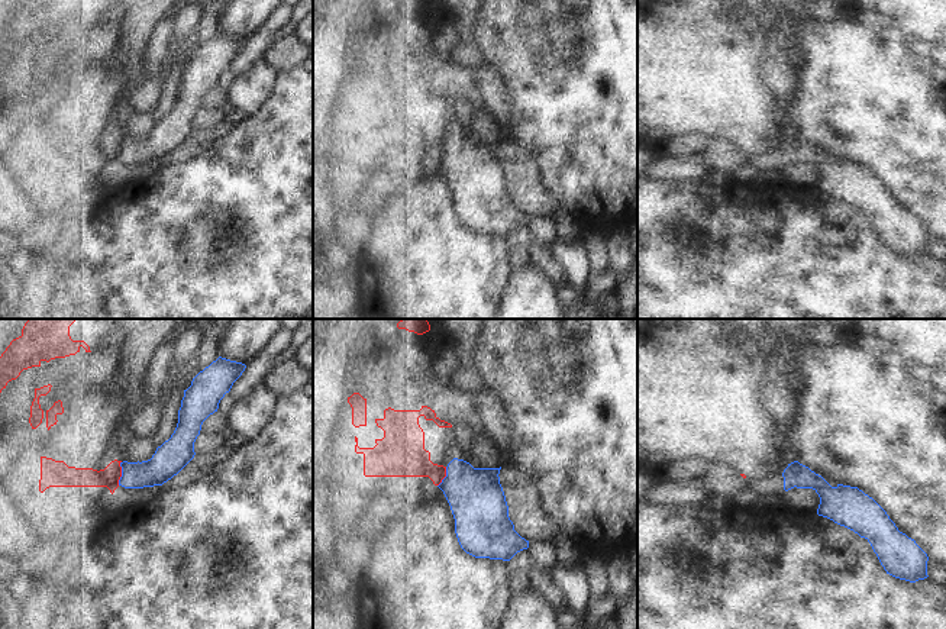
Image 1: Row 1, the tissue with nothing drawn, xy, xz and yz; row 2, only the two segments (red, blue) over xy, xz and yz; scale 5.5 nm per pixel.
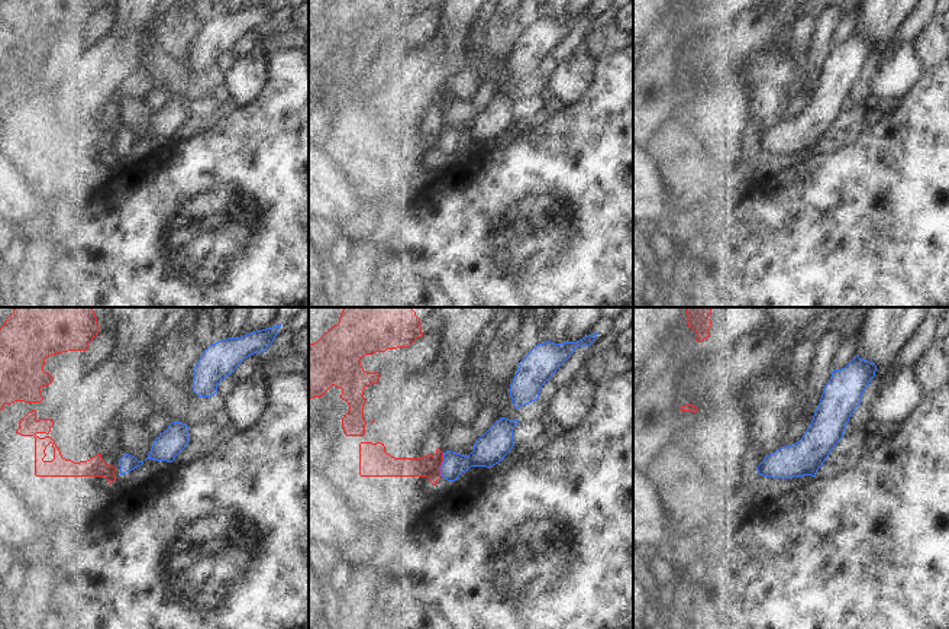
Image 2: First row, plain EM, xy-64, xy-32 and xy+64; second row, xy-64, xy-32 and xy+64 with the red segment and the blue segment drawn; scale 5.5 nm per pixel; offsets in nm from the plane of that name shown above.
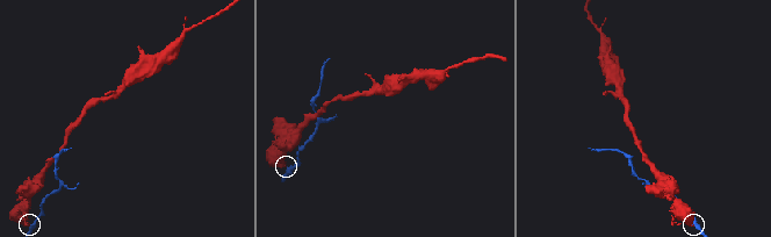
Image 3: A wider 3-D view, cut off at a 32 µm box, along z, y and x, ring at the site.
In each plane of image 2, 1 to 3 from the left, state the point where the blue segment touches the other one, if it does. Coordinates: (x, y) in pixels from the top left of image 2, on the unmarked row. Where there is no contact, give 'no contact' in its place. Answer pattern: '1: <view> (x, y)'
1: no contact
2: xy-32 (441, 139)
3: no contact

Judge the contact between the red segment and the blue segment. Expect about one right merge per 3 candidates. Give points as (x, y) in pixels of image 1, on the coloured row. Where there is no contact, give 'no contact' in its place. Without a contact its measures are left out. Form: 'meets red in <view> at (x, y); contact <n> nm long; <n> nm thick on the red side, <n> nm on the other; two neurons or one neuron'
meets red in xy at (120, 473); contact 140 nm long; 120 nm thick on the red side, 160 nm on the other; two neurons

